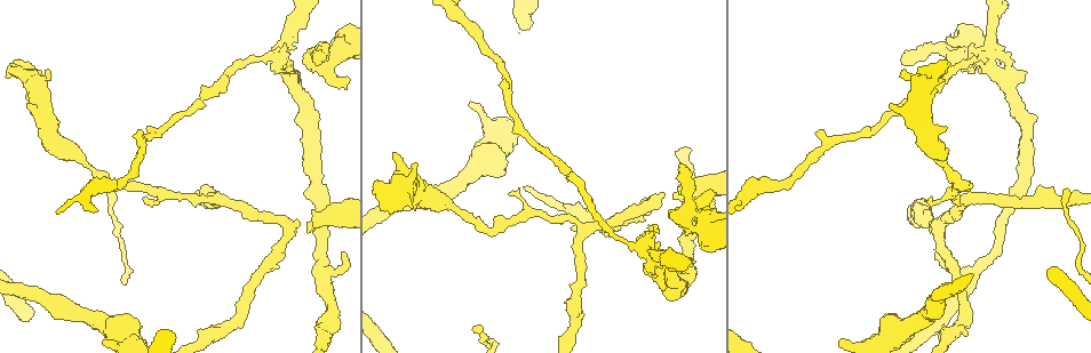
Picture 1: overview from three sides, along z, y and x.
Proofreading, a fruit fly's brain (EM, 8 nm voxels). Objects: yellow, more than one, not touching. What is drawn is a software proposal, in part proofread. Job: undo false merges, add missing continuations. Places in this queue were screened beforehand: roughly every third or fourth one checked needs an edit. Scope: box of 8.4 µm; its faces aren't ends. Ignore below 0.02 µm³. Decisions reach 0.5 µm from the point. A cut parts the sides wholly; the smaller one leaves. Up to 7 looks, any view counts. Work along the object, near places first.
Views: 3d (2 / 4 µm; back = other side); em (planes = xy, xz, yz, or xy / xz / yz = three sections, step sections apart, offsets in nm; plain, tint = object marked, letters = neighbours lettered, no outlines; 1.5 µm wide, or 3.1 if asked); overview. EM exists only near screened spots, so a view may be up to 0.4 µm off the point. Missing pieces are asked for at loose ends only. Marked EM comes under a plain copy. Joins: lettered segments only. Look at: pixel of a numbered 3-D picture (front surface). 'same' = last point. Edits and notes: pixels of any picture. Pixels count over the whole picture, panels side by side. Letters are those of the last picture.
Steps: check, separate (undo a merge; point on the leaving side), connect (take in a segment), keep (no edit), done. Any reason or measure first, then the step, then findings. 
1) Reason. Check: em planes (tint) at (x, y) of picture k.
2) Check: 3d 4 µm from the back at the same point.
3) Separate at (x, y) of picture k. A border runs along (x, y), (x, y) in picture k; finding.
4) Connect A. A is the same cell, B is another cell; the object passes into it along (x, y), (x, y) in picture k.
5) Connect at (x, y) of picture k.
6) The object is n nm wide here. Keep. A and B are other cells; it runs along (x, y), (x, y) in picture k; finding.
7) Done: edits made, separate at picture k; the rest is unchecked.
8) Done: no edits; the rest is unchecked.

Branch stops here. Check: em planes (letters) at (682, 165) of picture 1.

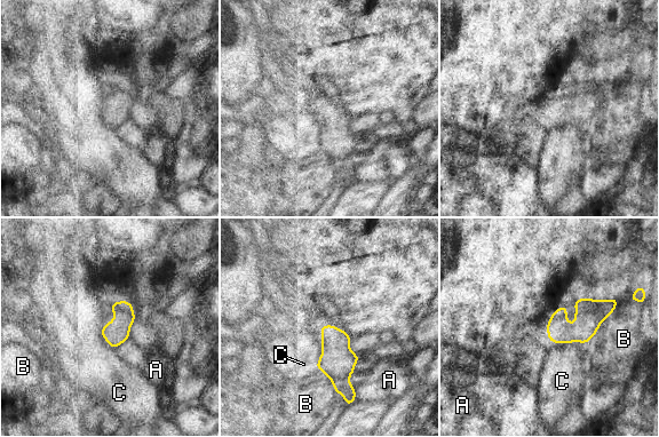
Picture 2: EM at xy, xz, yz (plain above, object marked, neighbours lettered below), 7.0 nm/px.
Keep. A, B and C are other cells; none of them fits.

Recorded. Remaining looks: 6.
Thick turns thin. Check: 3d 4 µm at (985, 67) of picture 1.

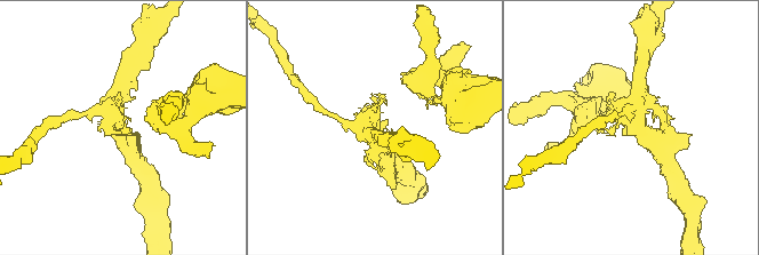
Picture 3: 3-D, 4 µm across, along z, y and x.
Now the EM. Check: em planes (letters) at (115, 125) of picture 3.

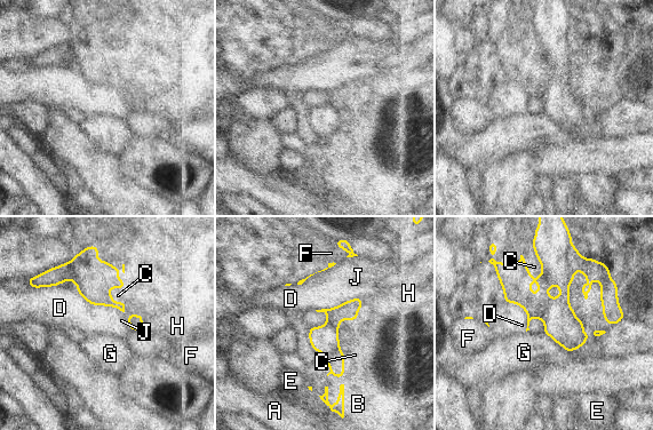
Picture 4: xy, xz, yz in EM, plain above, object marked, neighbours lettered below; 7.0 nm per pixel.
The object is 190 nm wide here. Separate at (55, 276) of picture 4. A, B, C, D, E, F, G, H and J are other cells; a border runs along (70, 261), (73, 279) in picture 4; a second cell is stuck on.

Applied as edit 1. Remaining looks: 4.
Check: overview.

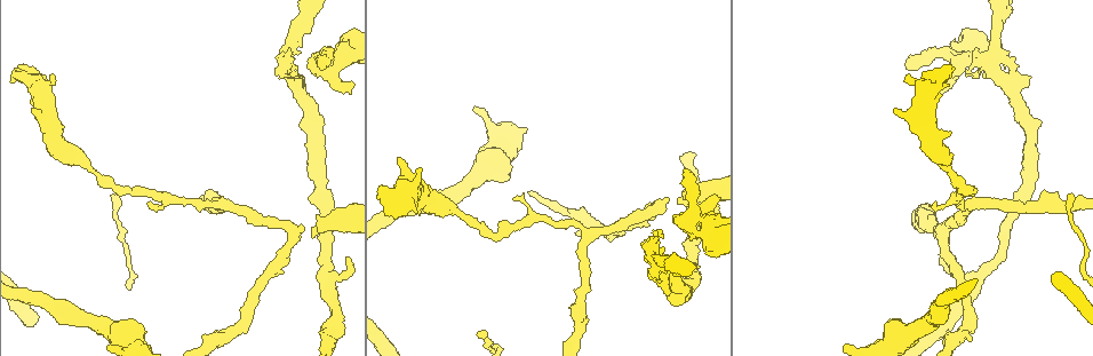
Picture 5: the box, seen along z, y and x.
Thick end. Check: em planes (letters) at (417, 168) of picture 5.

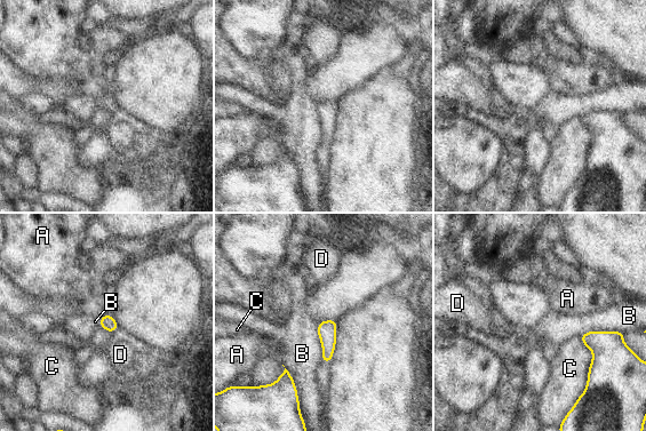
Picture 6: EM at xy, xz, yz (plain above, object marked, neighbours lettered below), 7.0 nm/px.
The longest contact is with C, 360 nm. Keep. A, B, C and D are other cells; a border runs along (621, 330), (588, 330), (579, 337) in picture 6; none of them fits.

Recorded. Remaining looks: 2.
Done: edits made, separate at picture 4; the rest is unchecked.

